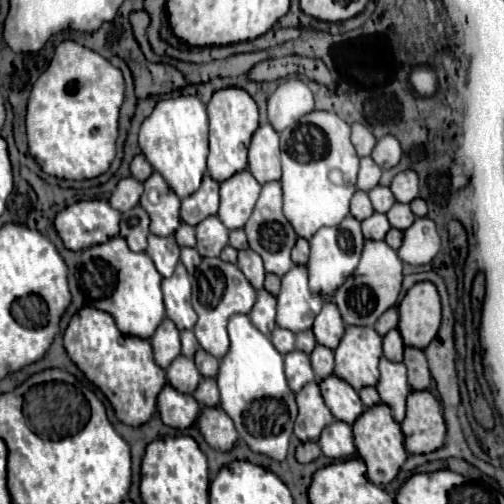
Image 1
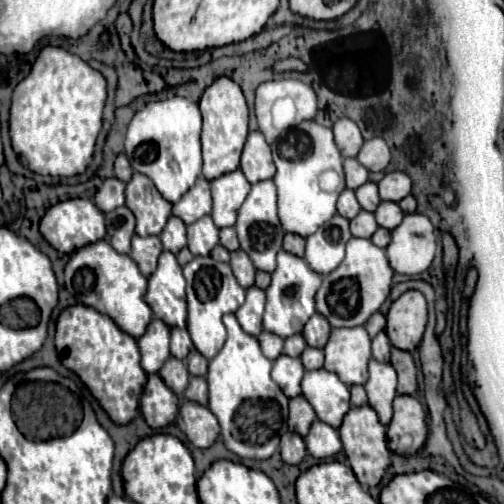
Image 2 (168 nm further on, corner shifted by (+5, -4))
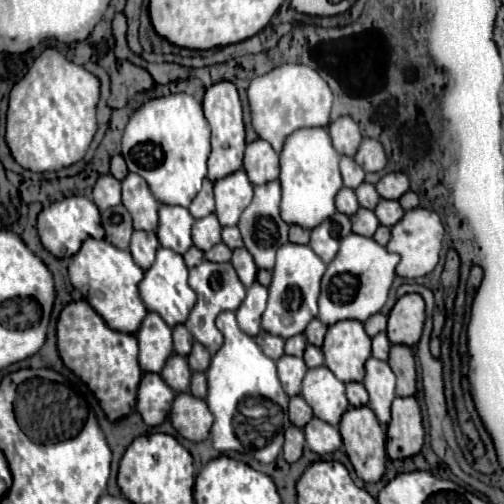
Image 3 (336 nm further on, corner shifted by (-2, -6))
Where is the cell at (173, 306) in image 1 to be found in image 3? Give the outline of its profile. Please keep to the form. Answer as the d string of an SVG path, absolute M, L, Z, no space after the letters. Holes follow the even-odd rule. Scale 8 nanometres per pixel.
M167 248L157 250L157 258L155 258L153 266L145 272L145 278L139 284L139 294L141 294L141 300L145 302L147 310L157 312L165 320L165 324L171 328L187 322L189 312L197 300L197 294L193 292L193 288L187 282L187 266L183 262L183 256L173 250L167 250Z

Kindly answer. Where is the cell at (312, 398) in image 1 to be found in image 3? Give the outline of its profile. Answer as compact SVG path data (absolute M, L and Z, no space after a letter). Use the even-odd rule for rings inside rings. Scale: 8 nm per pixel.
M295 396L289 400L289 418L297 428L303 428L313 418L313 410L303 400L303 396Z

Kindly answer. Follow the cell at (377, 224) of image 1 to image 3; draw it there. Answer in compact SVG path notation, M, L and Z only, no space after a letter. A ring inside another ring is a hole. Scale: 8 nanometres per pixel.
M361 208L359 214L351 216L351 224L353 224L353 232L361 234L361 236L373 236L375 230L379 228L379 220L371 210Z

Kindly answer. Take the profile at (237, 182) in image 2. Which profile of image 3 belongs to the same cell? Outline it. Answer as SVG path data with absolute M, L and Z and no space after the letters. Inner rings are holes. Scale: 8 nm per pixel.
M237 170L227 178L215 182L215 216L221 226L237 226L241 212L253 198L253 184L245 170Z

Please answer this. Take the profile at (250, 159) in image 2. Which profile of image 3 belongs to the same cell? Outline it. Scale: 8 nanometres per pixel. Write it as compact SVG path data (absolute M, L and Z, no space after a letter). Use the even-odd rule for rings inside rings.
M257 138L247 144L243 170L247 172L251 184L265 184L279 178L279 154L271 148L269 142Z

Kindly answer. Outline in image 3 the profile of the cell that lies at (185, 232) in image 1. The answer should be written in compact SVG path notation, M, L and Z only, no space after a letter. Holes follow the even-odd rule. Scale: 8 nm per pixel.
M161 206L159 208L159 228L157 238L163 248L171 248L177 254L185 254L191 248L191 218L187 208L181 206Z

